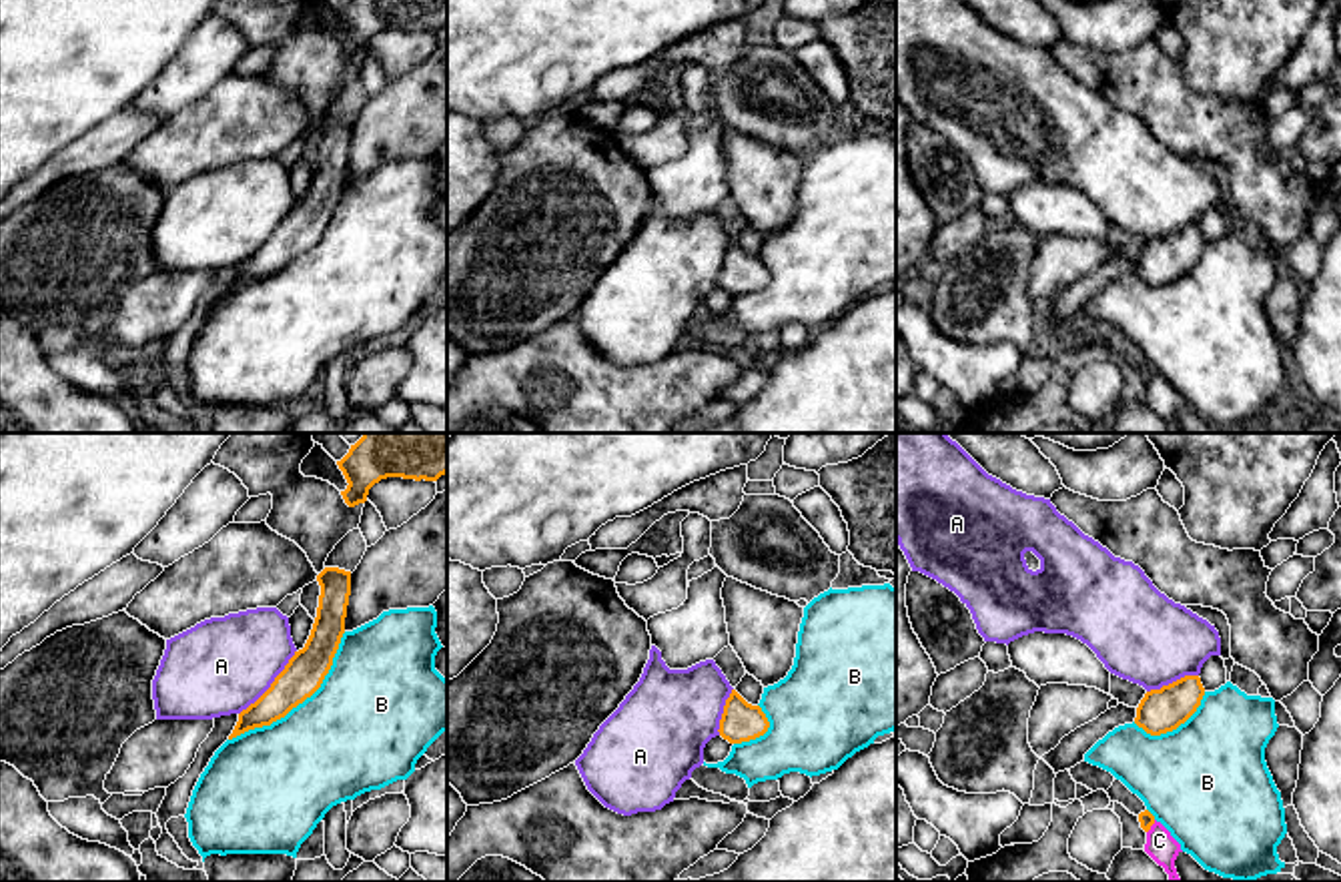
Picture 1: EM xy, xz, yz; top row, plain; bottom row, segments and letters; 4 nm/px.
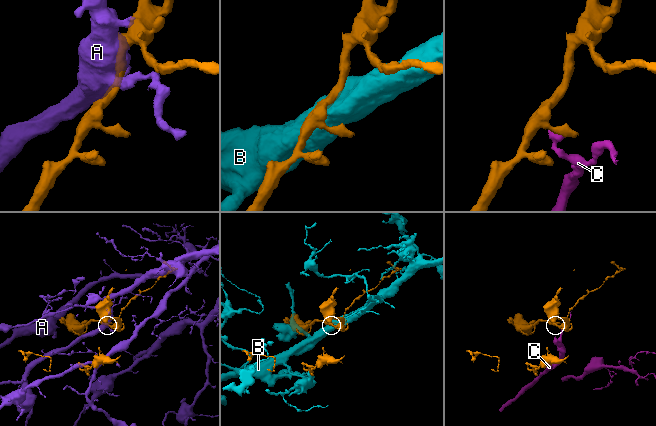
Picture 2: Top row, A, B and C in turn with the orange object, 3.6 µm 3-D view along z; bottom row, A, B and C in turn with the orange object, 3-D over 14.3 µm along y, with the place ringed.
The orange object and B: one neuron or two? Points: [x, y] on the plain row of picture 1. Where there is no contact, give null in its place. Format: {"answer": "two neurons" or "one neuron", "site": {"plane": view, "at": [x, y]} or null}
{"answer": "two neurons", "site": {"plane": "xy", "at": [301, 253]}}

